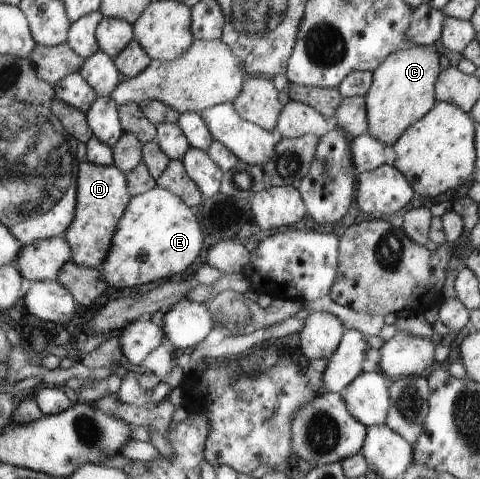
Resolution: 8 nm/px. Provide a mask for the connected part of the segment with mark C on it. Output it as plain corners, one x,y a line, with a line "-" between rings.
417,45
394,52
372,72
372,83
364,94
371,136
386,146
393,146
404,132
427,115
435,106
436,80
442,69
439,52
433,46

